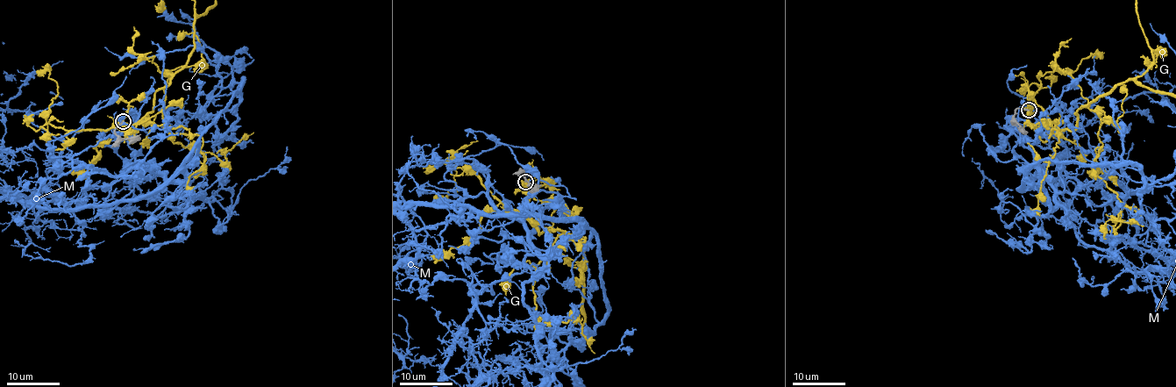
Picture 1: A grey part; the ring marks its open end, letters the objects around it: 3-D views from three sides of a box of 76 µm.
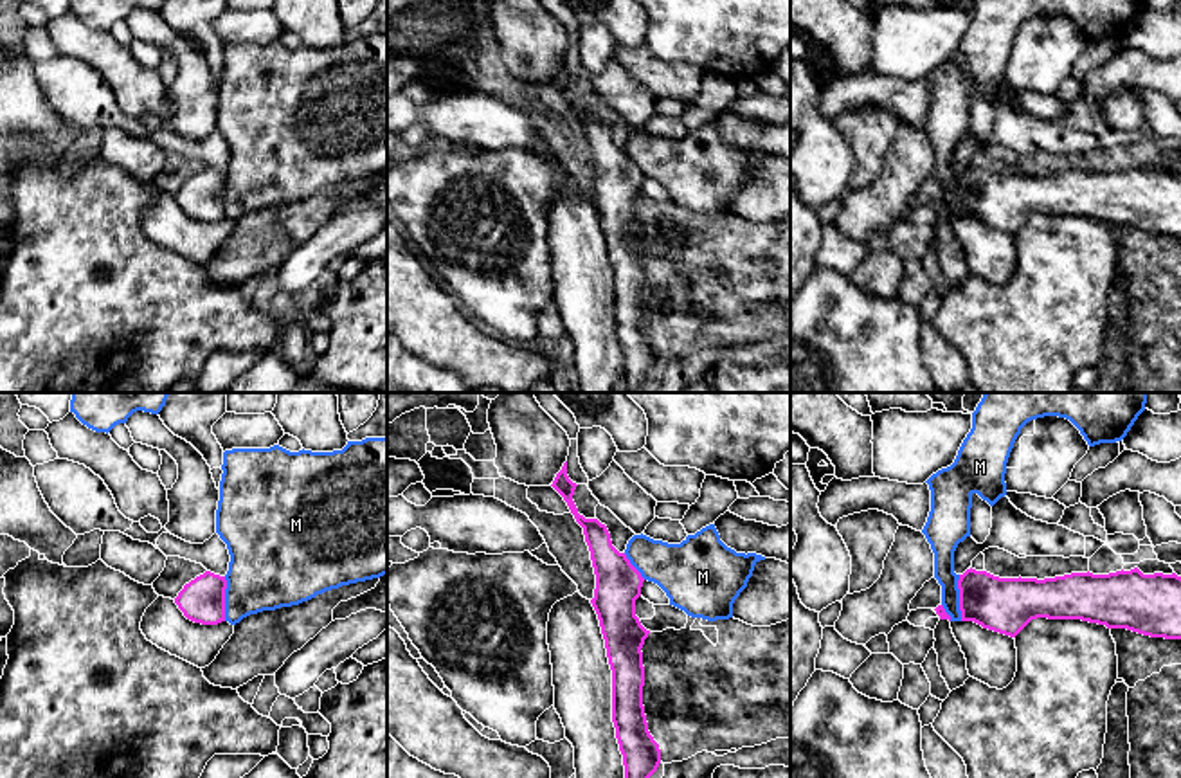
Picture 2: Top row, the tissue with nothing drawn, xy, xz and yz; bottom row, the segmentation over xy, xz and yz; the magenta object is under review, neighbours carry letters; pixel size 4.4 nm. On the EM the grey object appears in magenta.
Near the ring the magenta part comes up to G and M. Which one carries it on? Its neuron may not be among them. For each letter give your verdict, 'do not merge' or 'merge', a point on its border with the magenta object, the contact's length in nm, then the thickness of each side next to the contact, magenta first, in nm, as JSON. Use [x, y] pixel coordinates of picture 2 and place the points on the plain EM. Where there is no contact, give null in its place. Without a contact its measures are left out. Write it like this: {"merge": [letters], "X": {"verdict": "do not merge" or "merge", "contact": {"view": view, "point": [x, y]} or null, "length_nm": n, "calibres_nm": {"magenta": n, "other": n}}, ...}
{"merge": [], "G": {"verdict": "do not merge", "contact": null}, "M": {"verdict": "do not merge", "contact": {"view": "yz", "point": [960, 195]}, "length_nm": 200, "calibres_nm": {"magenta": 240, "other": 110}}}

